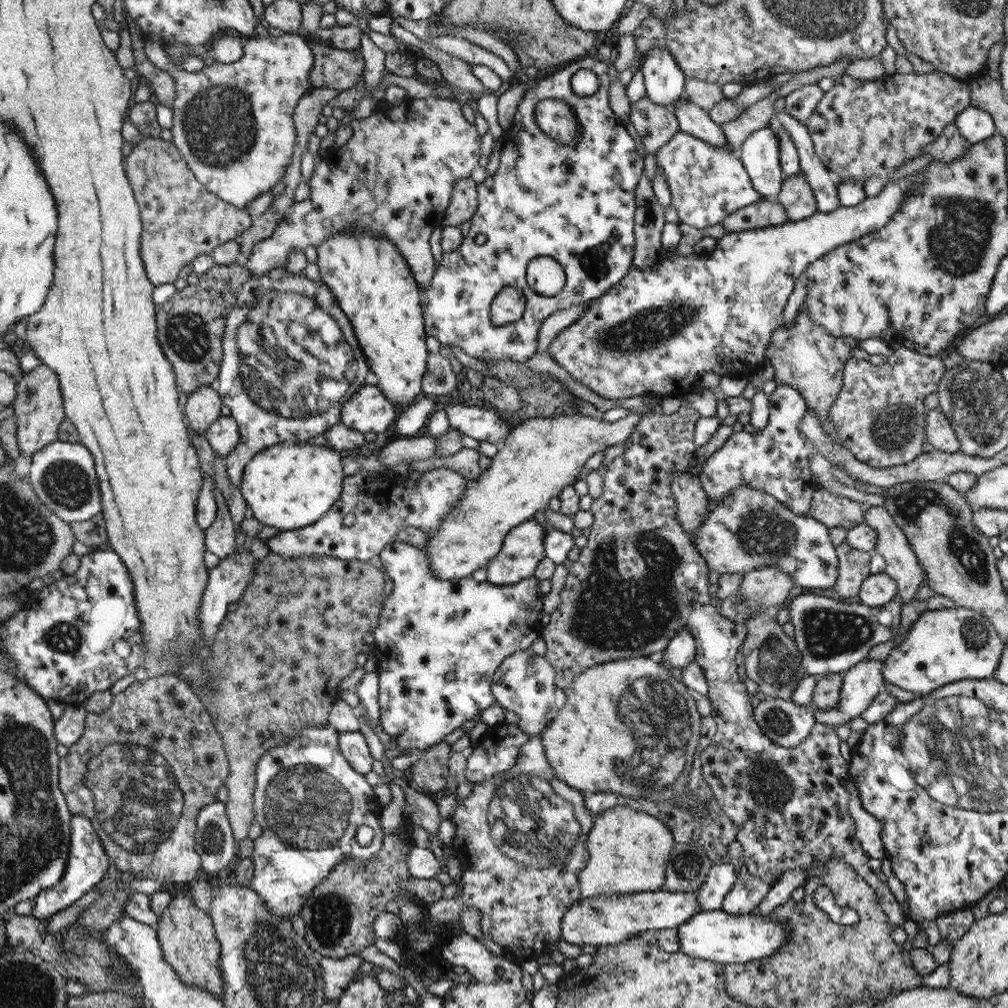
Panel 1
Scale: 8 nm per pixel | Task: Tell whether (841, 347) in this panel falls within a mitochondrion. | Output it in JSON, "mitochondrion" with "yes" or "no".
{"mitochondrion":"no"}

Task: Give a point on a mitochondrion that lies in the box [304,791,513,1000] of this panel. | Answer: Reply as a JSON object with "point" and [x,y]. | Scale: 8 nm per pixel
{"point":[331,915]}

